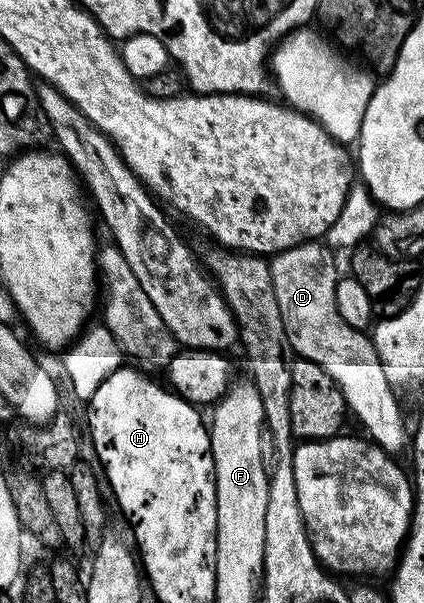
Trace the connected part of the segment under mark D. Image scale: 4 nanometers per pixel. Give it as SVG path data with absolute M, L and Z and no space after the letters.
M311 241L269 260L276 305L280 305L280 317L284 317L286 341L295 356L320 365L336 381L340 393L344 393L349 414L366 426L365 434L376 446L394 457L397 451L408 447L406 419L394 396L396 388L384 375L371 336L355 327L343 312L343 316L338 312L338 271L332 256L330 247Z

